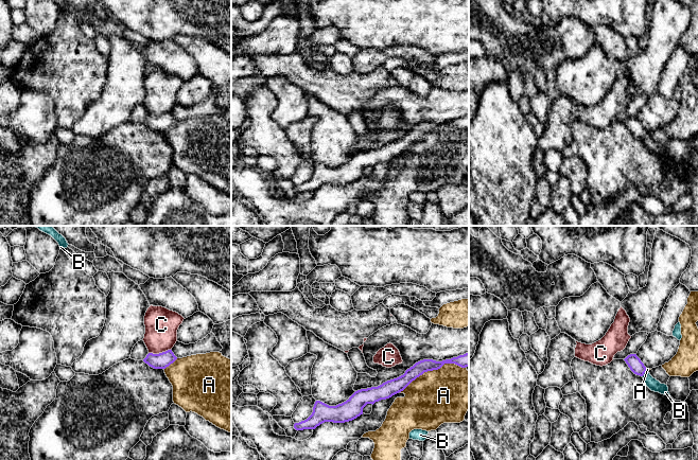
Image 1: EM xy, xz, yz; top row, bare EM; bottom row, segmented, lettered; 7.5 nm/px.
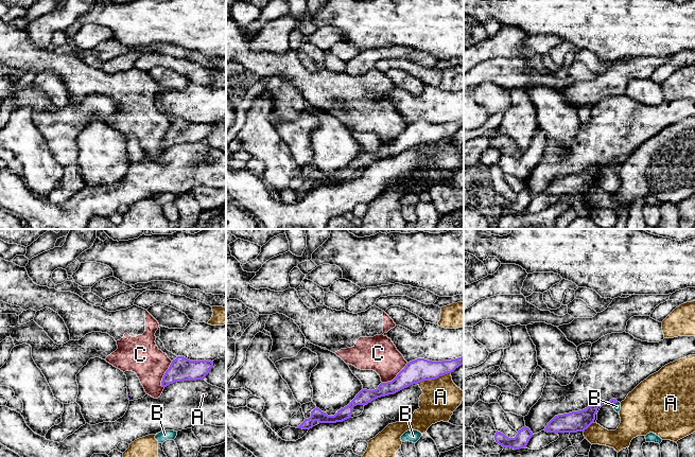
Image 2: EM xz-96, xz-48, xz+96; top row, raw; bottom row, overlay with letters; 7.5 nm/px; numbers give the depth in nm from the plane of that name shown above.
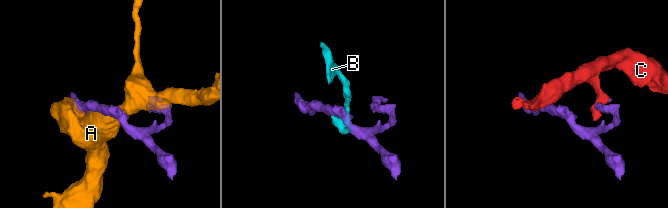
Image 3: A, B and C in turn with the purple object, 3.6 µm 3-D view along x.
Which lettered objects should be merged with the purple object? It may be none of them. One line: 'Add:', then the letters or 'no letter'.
Add: no letter

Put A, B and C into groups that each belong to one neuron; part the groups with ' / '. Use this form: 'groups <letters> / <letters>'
groups A / B / C

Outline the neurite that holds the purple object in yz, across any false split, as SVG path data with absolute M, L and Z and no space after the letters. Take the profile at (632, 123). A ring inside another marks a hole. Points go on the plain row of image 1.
M630 117L624 123L626 124L630 132L636 138L643 139L647 132L647 130L636 119L636 117Z

